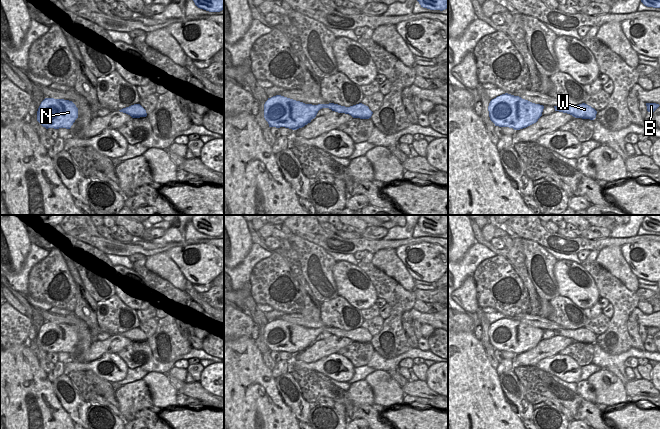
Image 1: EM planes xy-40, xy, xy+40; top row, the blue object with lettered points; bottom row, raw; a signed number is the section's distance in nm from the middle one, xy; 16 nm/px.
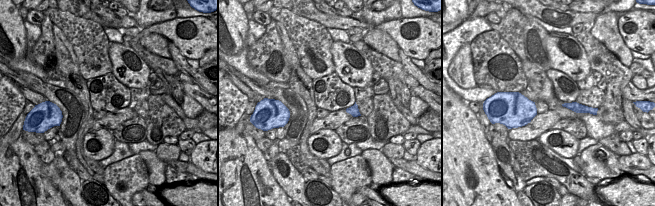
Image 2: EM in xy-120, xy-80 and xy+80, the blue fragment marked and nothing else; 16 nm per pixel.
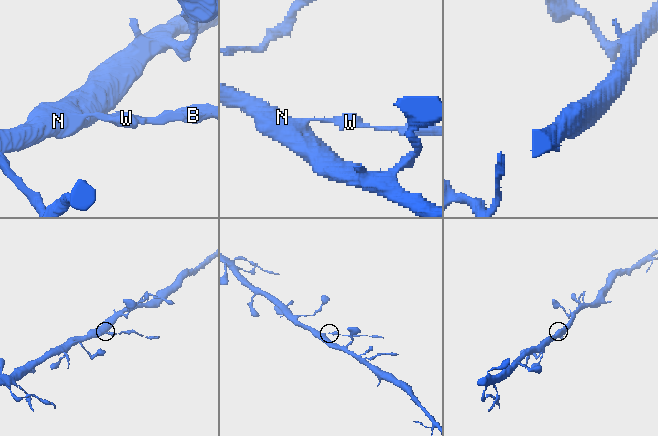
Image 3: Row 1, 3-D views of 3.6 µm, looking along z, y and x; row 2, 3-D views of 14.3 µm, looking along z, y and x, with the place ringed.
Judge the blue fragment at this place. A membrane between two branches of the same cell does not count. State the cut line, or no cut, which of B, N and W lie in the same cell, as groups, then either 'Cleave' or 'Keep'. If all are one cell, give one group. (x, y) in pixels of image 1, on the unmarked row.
Split along xy (322, 328), (324, 331). Groups: B W / N. Cleave.

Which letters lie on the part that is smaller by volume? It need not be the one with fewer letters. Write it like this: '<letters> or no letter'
B, W

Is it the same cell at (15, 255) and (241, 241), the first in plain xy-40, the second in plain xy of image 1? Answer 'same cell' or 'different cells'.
same cell

